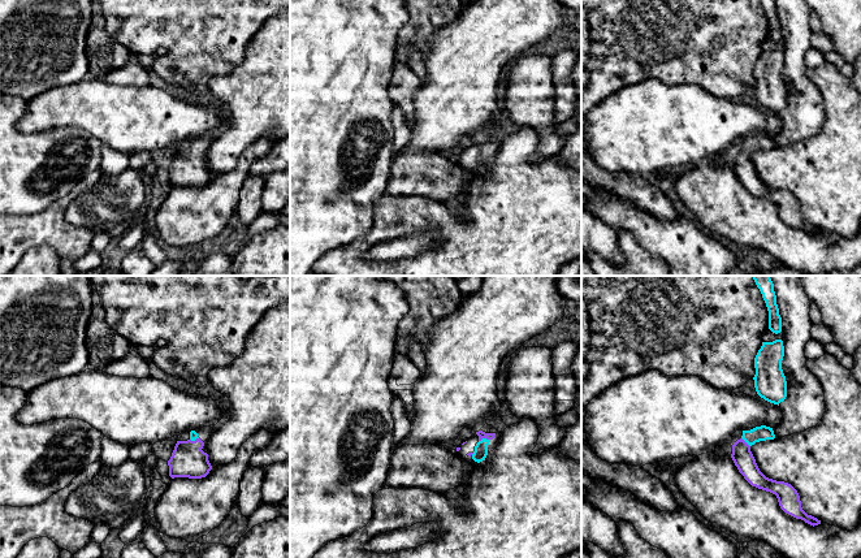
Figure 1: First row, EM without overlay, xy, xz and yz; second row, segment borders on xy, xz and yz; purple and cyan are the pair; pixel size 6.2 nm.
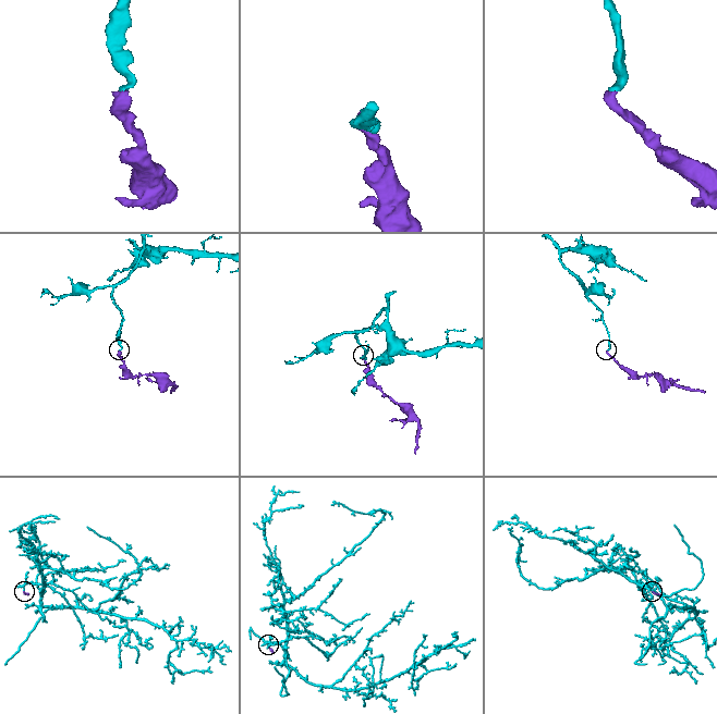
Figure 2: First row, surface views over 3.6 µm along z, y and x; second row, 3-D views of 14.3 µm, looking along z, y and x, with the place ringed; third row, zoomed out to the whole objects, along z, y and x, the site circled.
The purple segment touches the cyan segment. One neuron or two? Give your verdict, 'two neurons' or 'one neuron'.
one neuron

